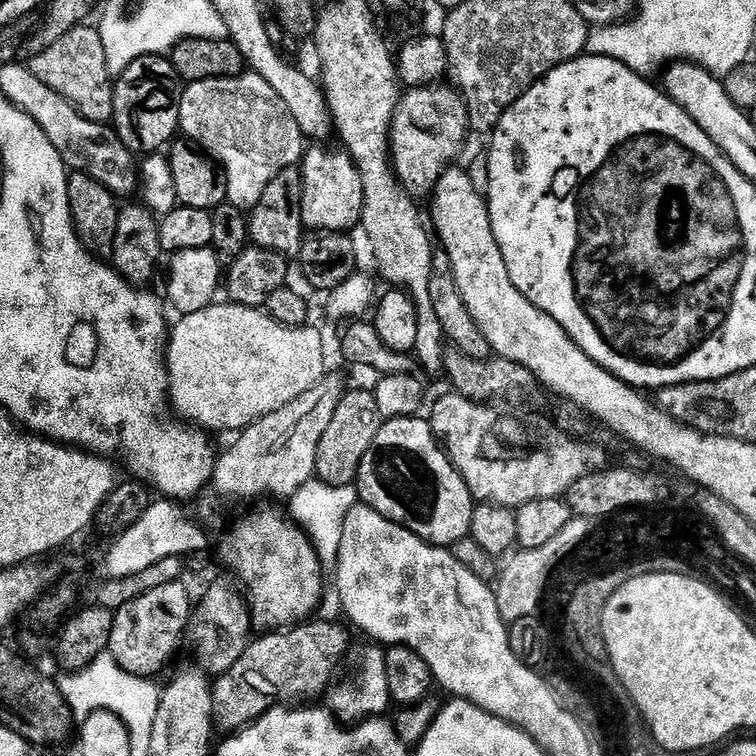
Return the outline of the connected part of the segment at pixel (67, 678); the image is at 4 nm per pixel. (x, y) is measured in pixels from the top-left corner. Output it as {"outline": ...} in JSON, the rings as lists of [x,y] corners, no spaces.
{"outline":[[[109,651],[94,658],[94,662],[90,662],[90,666],[86,666],[81,672],[64,674],[61,677],[58,680],[60,693],[68,699],[73,713],[87,714],[99,710],[112,712],[128,728],[132,744],[141,744],[145,750],[148,749],[150,734],[154,734],[154,718],[160,705],[159,687],[155,688],[152,682],[137,682],[138,677],[122,670],[122,666],[118,666]]]}

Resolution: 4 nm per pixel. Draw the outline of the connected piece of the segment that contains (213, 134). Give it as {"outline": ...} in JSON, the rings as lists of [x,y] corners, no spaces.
{"outline":[[[248,70],[238,76],[229,76],[226,80],[199,80],[187,87],[179,93],[179,131],[185,132],[187,139],[191,141],[195,147],[203,150],[211,159],[215,160],[217,165],[222,169],[224,177],[224,185],[228,188],[226,197],[227,203],[237,210],[250,210],[258,202],[258,198],[262,198],[262,190],[266,190],[266,186],[270,182],[270,178],[277,176],[282,170],[299,165],[304,159],[306,151],[306,138],[300,132],[300,128],[294,122],[292,115],[286,110],[286,106],[282,102],[282,98],[278,98],[278,94],[274,94],[274,86],[270,86],[270,82],[266,82],[258,75],[257,72]]]}

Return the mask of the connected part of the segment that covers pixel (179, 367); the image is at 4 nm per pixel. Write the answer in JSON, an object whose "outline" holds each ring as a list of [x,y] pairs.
{"outline":[[[213,302],[209,308],[203,308],[189,316],[181,315],[180,321],[171,329],[166,340],[168,391],[175,411],[185,421],[213,433],[236,434],[264,415],[310,391],[321,380],[326,372],[324,340],[320,337],[319,330],[312,328],[313,326],[291,328],[270,319],[267,312],[259,307],[233,302],[220,303]]]}

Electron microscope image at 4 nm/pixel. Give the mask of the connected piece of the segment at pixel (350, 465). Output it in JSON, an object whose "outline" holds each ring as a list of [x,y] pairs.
{"outline":[[[356,388],[353,392],[345,391],[337,402],[330,426],[326,428],[317,444],[315,479],[321,480],[324,484],[332,484],[335,488],[352,484],[360,463],[373,447],[381,423],[382,417],[378,410],[375,391],[368,389],[367,392],[364,388]]]}

